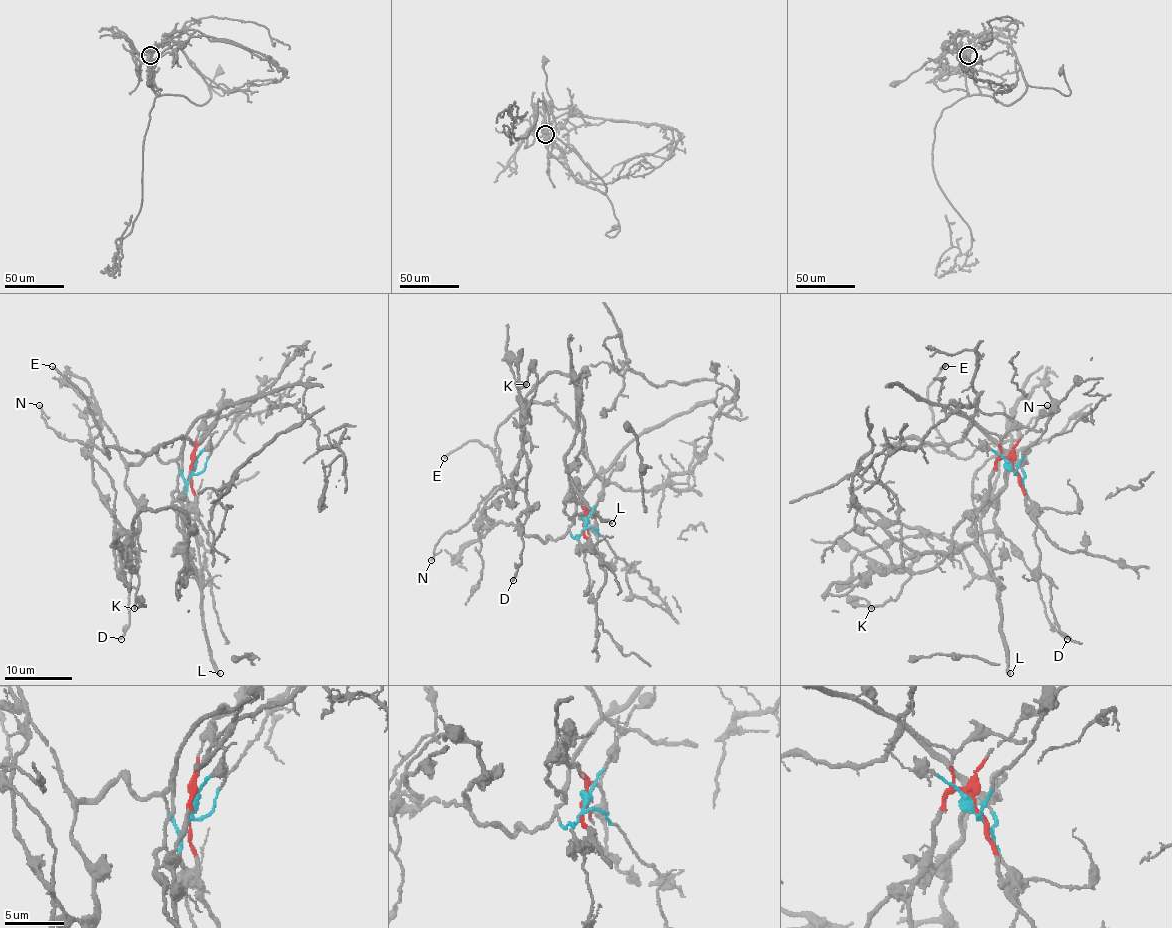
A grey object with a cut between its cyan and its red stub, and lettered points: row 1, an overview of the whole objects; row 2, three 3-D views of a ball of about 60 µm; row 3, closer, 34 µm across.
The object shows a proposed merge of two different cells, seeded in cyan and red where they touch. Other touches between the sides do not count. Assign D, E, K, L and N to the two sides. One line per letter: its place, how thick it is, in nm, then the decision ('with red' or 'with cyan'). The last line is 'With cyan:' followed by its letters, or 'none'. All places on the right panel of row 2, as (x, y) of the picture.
D: at (1067, 639); 170 nm thick; with cyan
E: at (945, 366); 200 nm thick; with red
K: at (871, 608); 170 nm thick; with cyan
L: at (1010, 673); 280 nm thick; with red
N: at (1047, 405); 160 nm thick; with red
With cyan: D, K

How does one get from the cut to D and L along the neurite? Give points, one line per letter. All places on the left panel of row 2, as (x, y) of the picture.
D: (193, 468), (187, 480), (176, 463), (153, 450), (128, 467), (124, 489), (136, 505), (138, 532), (121, 638)
L: (193, 468), (193, 458), (182, 495), (183, 547), (200, 588), (210, 660), (220, 674)

